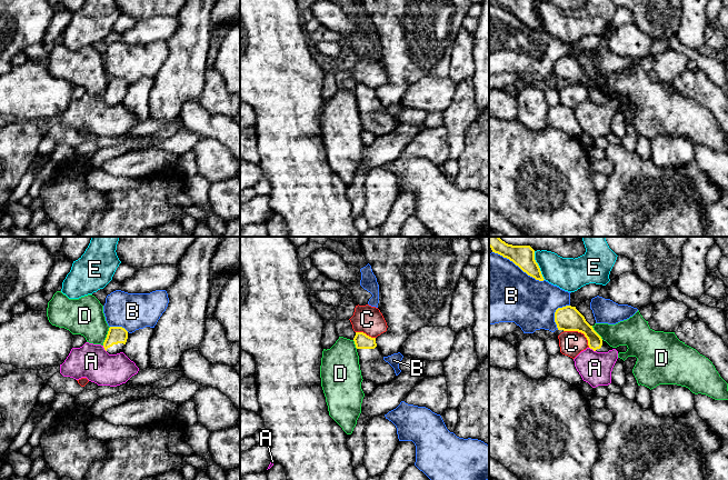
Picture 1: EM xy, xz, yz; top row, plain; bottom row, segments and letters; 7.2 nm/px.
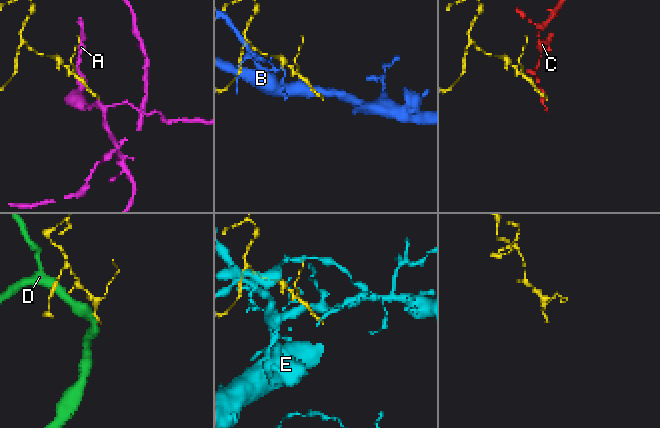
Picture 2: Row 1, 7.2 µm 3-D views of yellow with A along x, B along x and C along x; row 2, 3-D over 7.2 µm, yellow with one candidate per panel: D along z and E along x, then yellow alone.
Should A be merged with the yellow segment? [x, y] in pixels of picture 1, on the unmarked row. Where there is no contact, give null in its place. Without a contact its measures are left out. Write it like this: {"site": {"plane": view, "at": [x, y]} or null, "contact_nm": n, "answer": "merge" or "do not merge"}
{"site": {"plane": "yz", "at": [592, 100]}, "contact_nm": 60, "answer": "do not merge"}

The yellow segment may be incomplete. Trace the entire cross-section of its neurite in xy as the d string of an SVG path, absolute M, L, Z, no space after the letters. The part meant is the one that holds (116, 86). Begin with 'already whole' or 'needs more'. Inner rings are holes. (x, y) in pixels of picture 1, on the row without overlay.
needs more | M110 78L103 99L109 106L122 103L130 84L122 78Z

